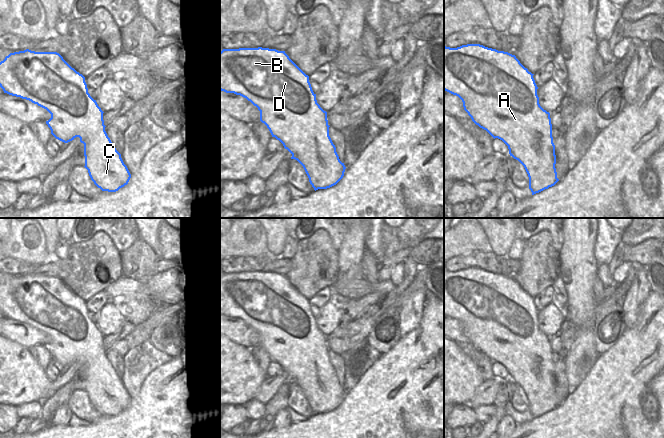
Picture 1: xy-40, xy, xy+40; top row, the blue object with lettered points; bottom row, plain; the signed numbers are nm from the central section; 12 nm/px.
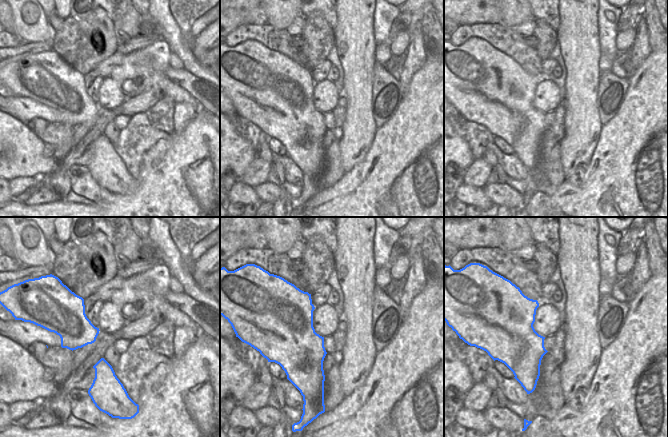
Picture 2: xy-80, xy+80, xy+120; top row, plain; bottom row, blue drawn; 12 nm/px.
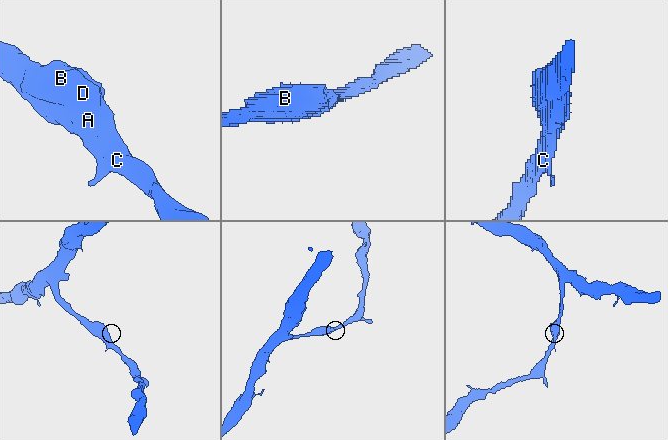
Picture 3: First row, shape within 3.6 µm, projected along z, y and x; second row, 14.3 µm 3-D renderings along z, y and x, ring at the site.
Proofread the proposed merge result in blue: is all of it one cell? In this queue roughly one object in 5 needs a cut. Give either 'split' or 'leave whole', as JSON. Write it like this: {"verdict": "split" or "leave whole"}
{"verdict": "leave whole"}

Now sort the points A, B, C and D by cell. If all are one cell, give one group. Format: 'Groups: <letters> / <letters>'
Groups: A B C D

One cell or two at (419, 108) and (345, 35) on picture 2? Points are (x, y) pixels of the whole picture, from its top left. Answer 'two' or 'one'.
two

